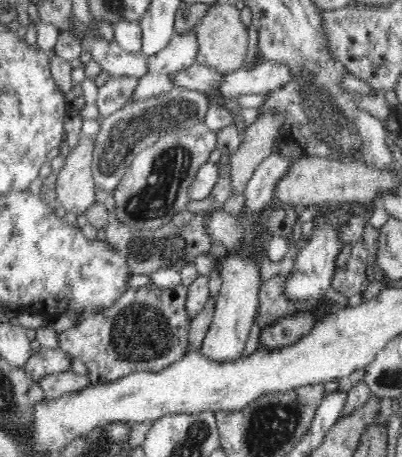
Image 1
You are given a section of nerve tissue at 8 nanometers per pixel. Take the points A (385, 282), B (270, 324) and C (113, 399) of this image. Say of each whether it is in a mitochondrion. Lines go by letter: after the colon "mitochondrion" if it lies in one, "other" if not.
A: other
B: other
C: other

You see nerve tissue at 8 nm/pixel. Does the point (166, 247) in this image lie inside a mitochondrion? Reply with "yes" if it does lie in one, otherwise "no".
yes

